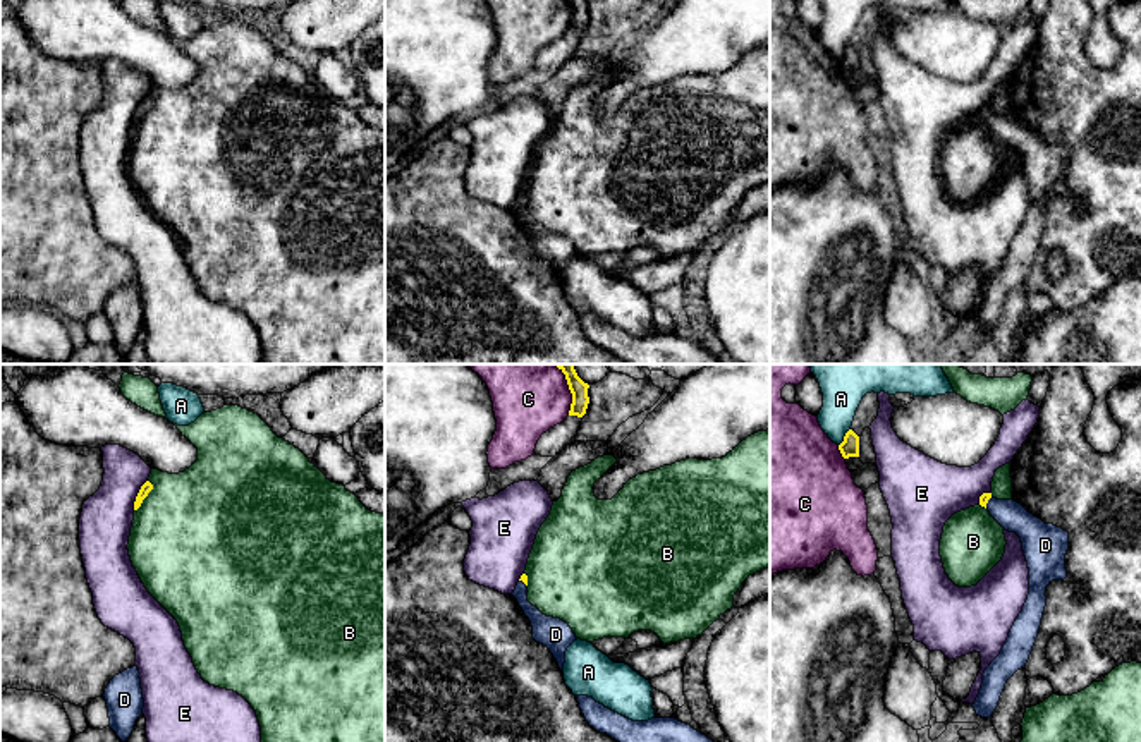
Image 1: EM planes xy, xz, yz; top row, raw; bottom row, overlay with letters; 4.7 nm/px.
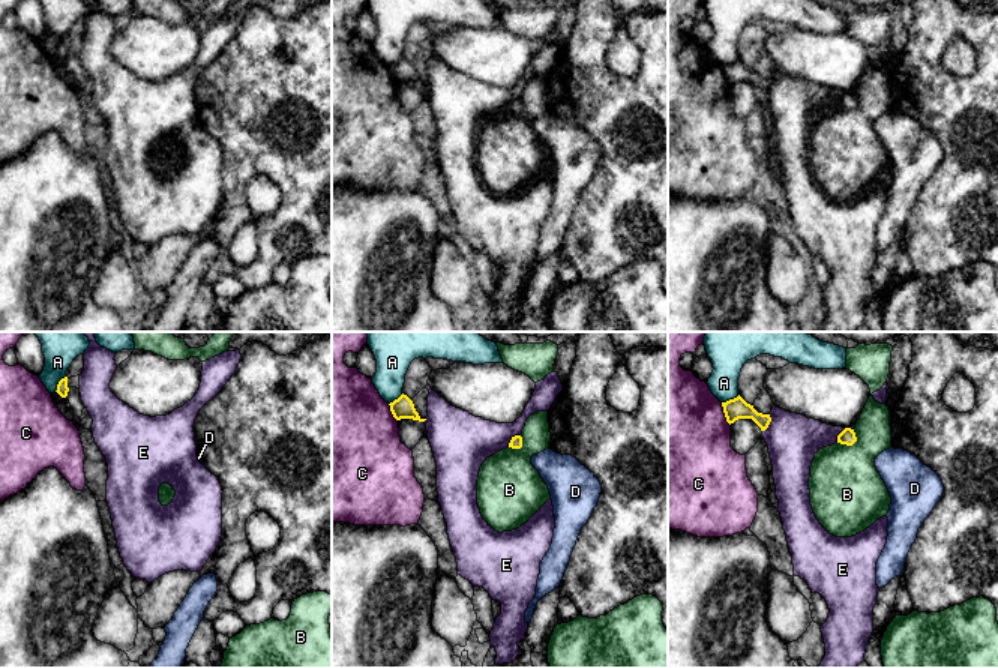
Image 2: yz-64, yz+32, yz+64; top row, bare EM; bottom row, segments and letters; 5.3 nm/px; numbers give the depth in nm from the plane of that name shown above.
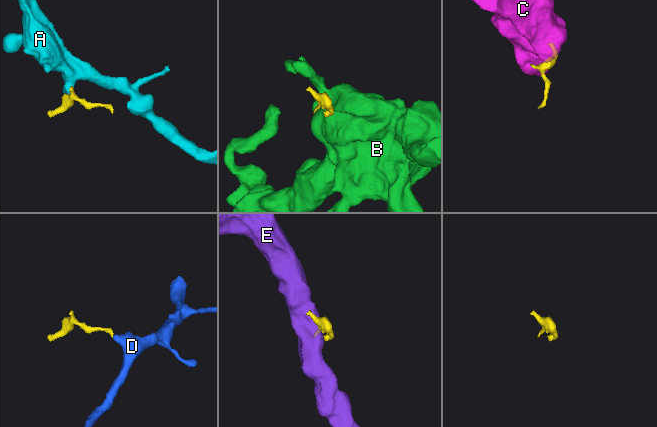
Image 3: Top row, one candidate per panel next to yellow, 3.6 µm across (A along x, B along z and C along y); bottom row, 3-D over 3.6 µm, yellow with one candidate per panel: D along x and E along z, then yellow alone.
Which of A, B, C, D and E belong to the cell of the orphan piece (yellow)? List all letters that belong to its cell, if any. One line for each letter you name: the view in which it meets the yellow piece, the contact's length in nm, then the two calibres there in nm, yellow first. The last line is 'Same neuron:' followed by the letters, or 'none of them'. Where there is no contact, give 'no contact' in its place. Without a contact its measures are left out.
D: yz | 70 nm | 50/140 nm
Same neuron: D

